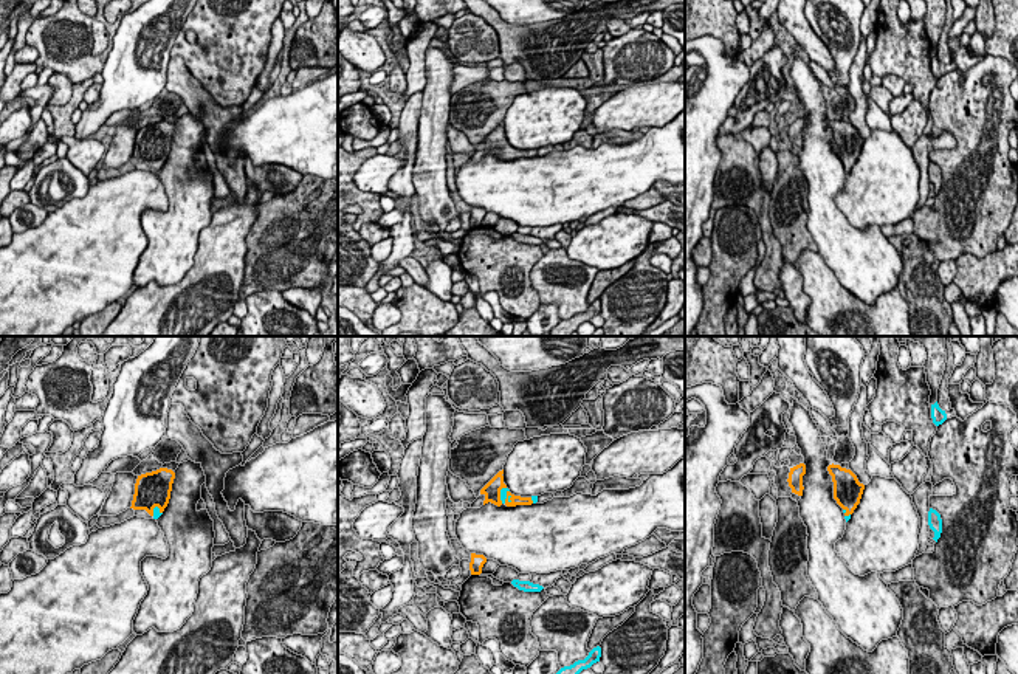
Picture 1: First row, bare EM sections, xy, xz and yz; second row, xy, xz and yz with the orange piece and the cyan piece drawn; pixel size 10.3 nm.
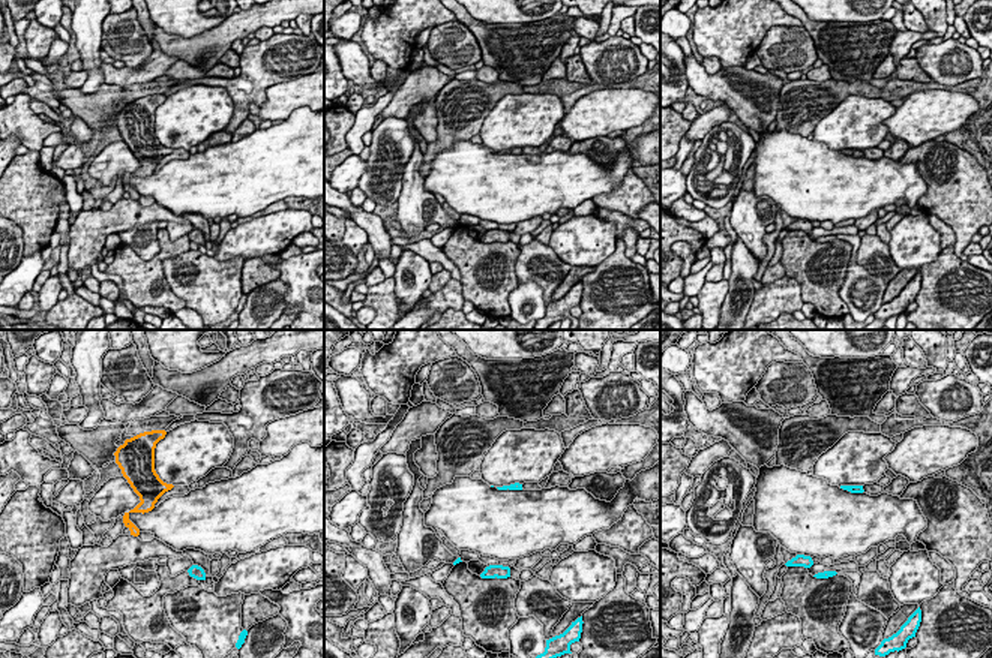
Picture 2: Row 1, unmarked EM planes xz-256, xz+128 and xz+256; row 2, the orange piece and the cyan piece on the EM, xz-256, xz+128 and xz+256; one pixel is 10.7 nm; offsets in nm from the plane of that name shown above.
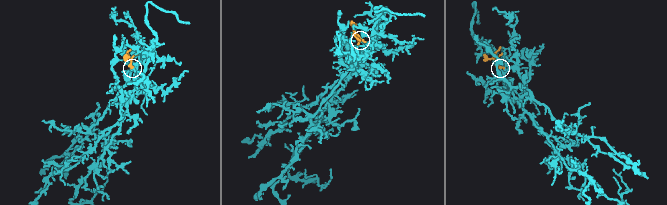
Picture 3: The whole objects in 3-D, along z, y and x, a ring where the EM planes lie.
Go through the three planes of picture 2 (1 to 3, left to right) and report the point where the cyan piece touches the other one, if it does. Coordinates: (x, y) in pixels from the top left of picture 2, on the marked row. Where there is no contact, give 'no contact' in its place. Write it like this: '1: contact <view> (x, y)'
1: no contact
2: no contact
3: no contact

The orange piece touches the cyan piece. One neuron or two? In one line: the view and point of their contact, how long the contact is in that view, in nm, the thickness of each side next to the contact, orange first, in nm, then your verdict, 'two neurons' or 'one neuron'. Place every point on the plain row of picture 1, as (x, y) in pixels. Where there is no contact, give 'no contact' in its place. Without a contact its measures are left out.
xz (508, 147) | 190 nm | 100/60 nm | one neuron

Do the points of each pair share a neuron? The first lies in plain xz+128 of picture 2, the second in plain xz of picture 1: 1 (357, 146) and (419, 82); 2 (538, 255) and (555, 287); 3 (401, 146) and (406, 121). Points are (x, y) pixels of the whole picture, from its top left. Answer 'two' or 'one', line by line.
1: one
2: one
3: one

